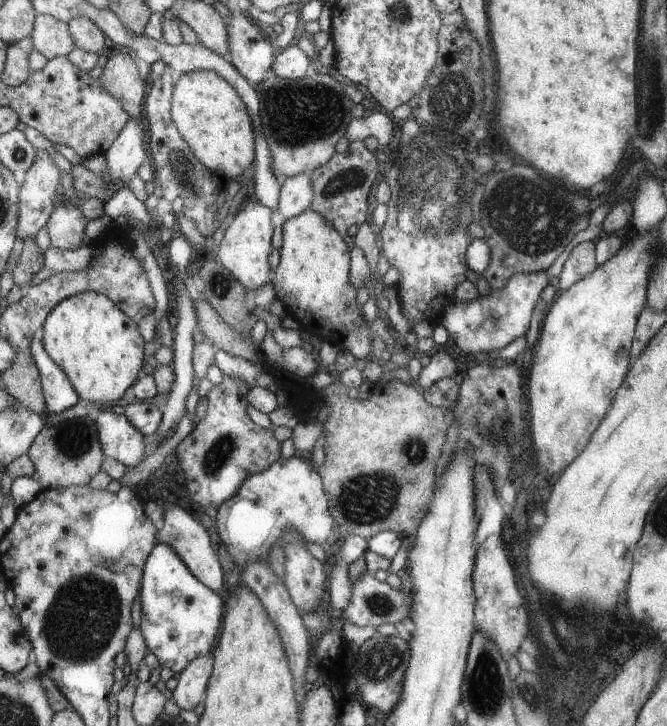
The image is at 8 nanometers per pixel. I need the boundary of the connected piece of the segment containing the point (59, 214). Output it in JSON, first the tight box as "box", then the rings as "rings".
{"box":[47,197,89,250],"rings":[[[66,197],[66,202],[55,210],[47,224],[52,246],[64,250],[80,250],[84,246],[84,234],[89,221],[84,212],[71,206]]]}

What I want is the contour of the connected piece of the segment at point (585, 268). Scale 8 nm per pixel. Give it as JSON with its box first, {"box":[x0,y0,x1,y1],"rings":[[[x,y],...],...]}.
{"box":[553,240,597,292],"rings":[[[595,240],[583,241],[573,248],[566,259],[563,270],[559,270],[558,276],[553,281],[557,292],[566,290],[597,268],[595,248]]]}

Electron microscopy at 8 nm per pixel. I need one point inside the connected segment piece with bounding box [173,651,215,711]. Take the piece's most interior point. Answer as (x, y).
(190, 690)

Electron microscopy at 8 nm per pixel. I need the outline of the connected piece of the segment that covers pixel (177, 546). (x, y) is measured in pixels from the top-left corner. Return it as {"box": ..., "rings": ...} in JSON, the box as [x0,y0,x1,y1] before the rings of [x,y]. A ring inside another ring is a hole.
{"box":[156,504,224,590],"rings":[[[169,504],[164,507],[164,526],[160,529],[160,534],[156,534],[156,544],[168,544],[176,554],[183,558],[191,571],[204,583],[204,586],[211,587],[212,590],[220,590],[224,584],[224,572],[220,566],[220,560],[212,548],[212,540],[210,534],[206,532],[206,528],[194,520],[188,512],[184,512],[182,508],[178,508],[175,504]]]}

